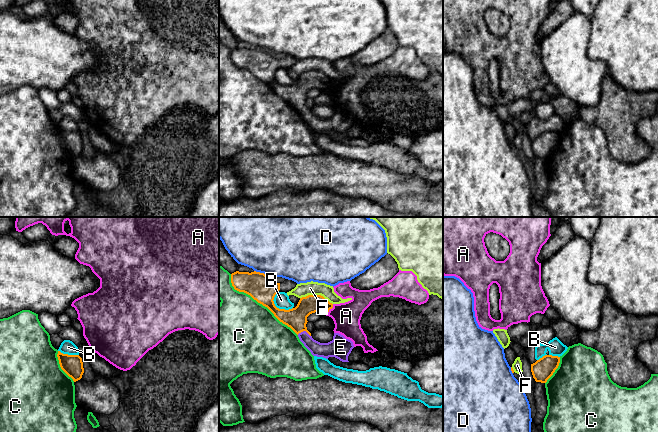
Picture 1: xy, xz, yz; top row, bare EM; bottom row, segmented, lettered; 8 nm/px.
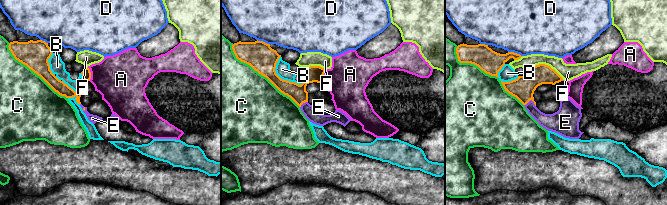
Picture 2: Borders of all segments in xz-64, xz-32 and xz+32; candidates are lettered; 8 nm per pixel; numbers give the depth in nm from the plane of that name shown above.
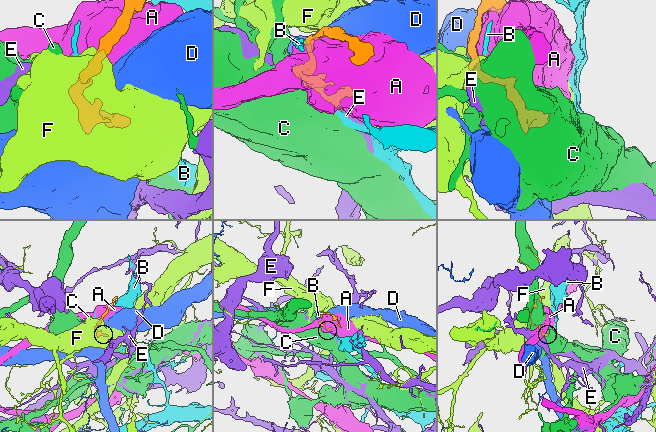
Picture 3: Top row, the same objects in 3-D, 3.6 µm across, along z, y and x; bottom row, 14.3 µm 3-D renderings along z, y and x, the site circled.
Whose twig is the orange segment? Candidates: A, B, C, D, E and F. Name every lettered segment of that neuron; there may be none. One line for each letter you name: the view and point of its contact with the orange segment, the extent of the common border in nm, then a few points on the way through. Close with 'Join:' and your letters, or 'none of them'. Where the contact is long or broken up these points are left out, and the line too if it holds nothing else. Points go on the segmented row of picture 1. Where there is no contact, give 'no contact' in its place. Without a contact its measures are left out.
E: contact xz (304, 330); length 110 nm; way xz (296, 318), (297, 323), (304, 330), (317, 349), (325, 350)
Join: E

